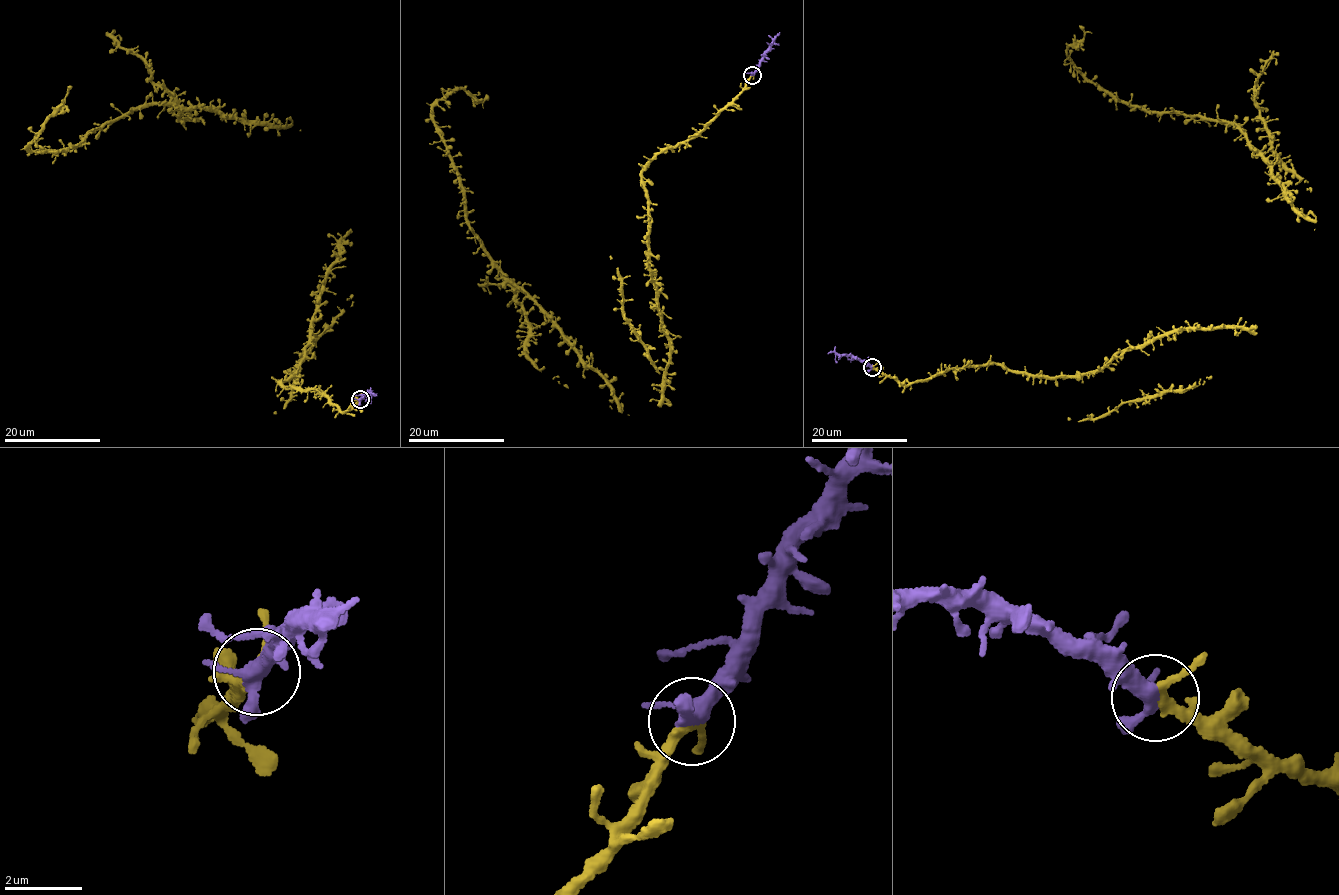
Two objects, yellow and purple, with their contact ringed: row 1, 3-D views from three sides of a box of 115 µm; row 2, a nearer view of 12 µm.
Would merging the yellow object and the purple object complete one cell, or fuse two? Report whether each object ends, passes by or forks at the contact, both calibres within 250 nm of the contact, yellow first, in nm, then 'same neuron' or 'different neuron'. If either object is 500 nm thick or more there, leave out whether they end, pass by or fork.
yellow passes by; purple forks; calibres 240 and 320 nm; same neuron

